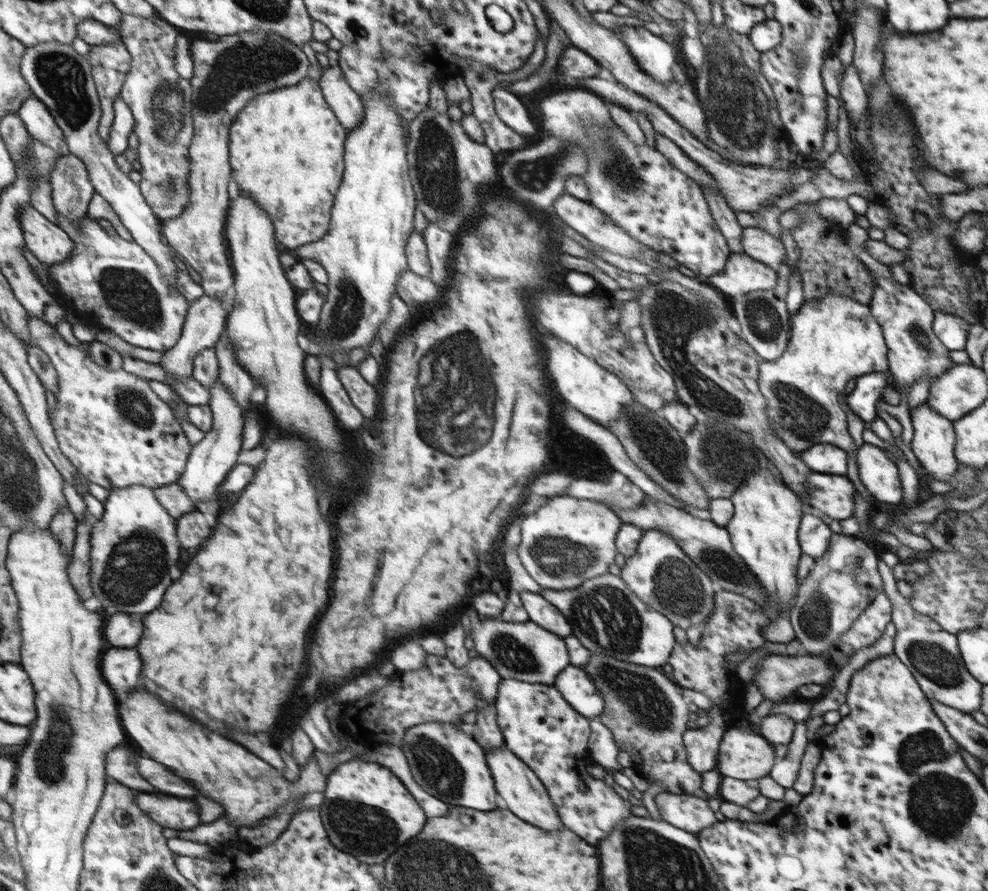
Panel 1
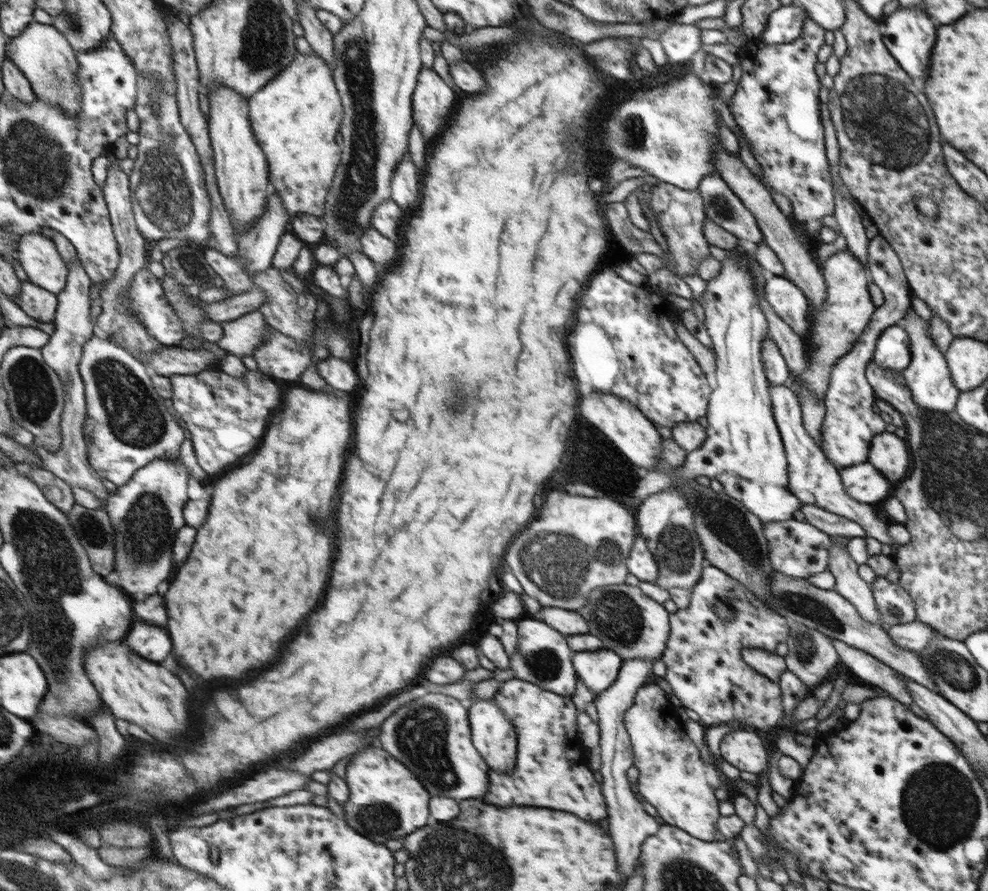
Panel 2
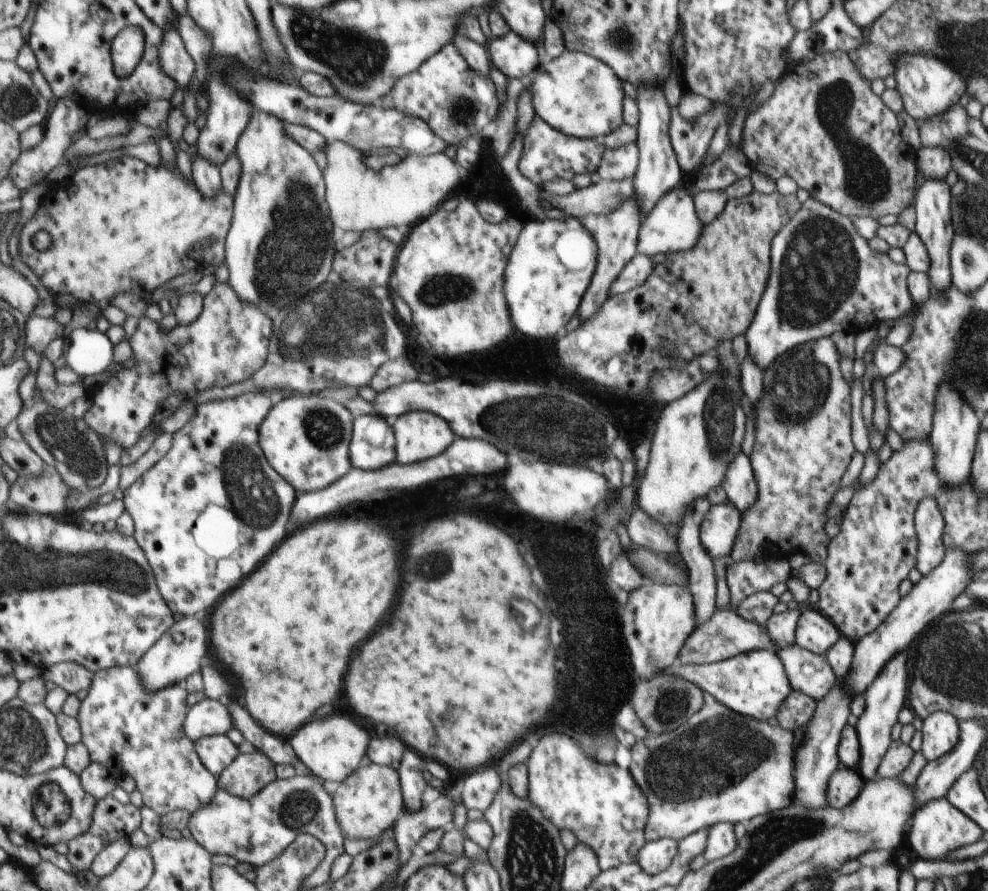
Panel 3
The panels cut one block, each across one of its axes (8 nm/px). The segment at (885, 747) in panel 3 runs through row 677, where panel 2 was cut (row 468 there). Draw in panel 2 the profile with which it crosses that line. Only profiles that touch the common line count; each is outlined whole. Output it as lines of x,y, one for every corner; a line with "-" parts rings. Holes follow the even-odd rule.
882,432
871,444
867,462
875,465
888,481
896,482
900,478
905,478
908,472
911,455
908,454
908,449
904,439
894,433

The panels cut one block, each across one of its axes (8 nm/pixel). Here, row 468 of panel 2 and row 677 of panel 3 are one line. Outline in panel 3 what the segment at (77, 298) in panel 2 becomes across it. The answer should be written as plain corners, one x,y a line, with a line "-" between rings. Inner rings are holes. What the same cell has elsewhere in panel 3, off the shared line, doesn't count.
68,661
51,666
44,670
44,676
55,682
58,687
65,688
70,694
78,694
82,690
89,690
96,675
92,669
79,662

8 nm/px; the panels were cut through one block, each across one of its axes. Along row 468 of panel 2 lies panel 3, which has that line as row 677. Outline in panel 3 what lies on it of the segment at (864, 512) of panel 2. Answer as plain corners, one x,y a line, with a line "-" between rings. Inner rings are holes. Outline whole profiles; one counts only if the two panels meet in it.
796,643
778,649
776,653
786,667
794,691
803,692
815,701
822,700
837,682
835,670
825,655
800,648

